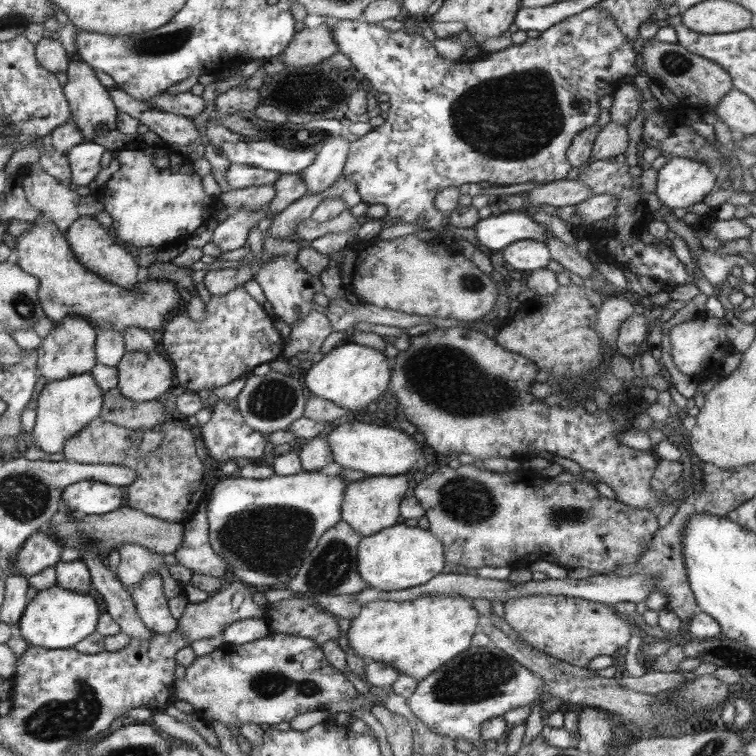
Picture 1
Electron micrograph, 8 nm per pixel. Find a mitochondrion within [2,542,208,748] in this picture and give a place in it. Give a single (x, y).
(53, 721)

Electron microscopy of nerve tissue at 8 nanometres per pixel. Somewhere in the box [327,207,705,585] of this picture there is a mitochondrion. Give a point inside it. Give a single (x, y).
(440, 375)

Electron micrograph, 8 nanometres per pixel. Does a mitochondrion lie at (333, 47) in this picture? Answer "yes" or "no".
no

